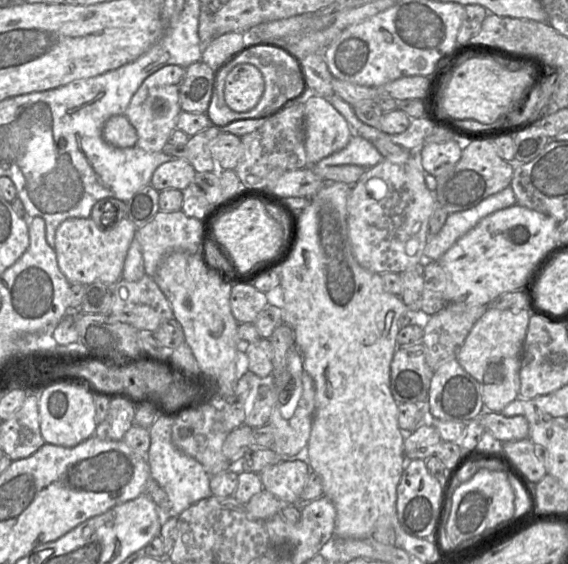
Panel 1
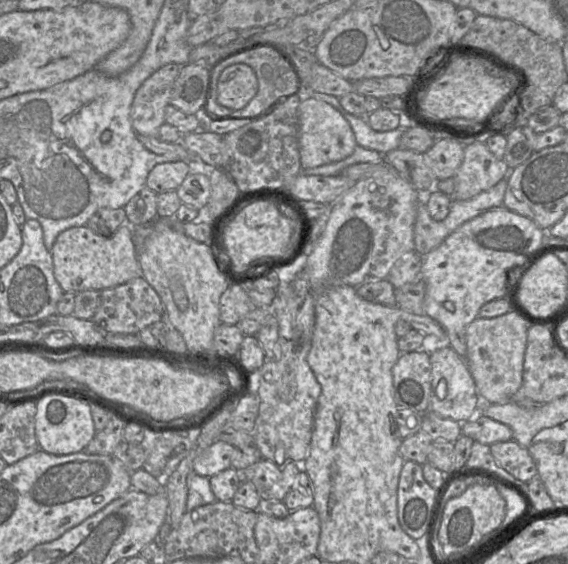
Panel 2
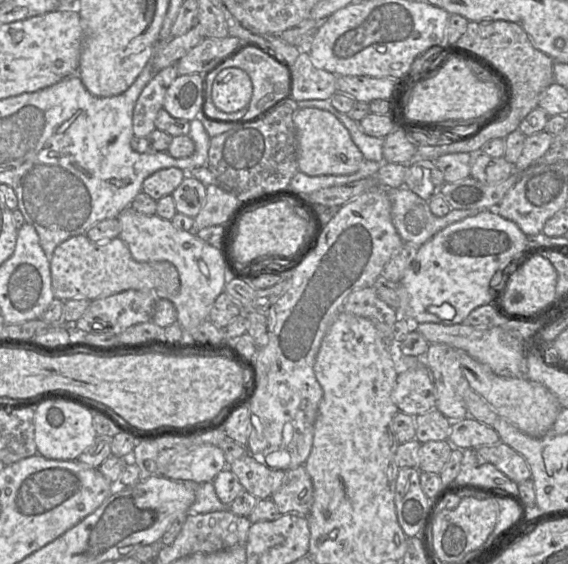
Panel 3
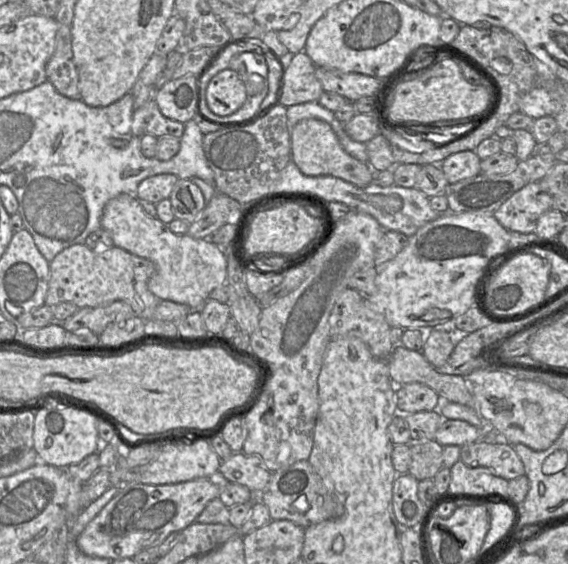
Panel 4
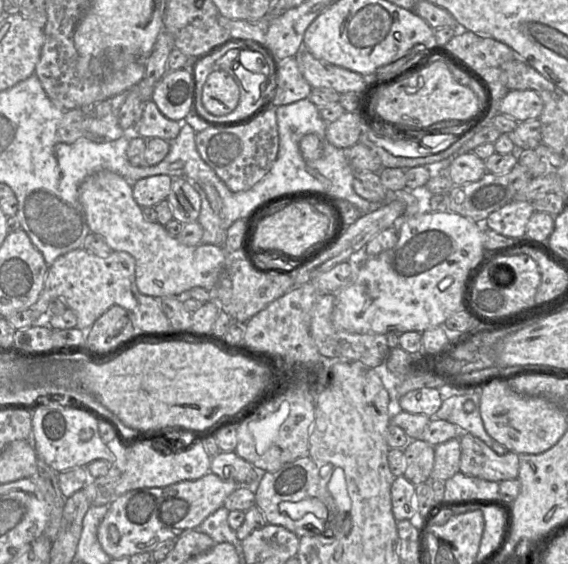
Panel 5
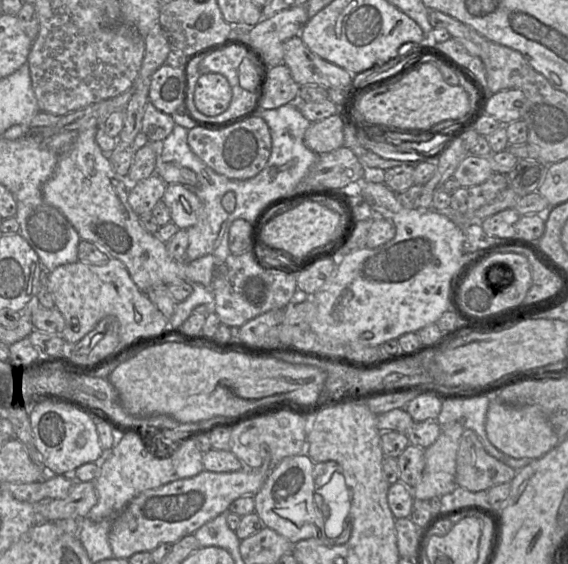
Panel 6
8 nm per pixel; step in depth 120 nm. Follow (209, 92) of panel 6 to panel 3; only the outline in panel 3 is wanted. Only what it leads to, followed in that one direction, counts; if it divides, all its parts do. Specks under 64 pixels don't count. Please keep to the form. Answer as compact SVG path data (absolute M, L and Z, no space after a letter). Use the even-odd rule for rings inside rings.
M235 67L219 72L211 87L214 106L229 115L245 109L251 101L252 93L250 77L244 70Z

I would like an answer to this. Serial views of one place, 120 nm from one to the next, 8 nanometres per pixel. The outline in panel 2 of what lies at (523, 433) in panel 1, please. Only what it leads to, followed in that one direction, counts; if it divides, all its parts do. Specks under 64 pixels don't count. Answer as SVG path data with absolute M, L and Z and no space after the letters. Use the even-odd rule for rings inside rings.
M476 413L473 418L461 423L461 433L485 445L513 439L512 429L490 417Z

